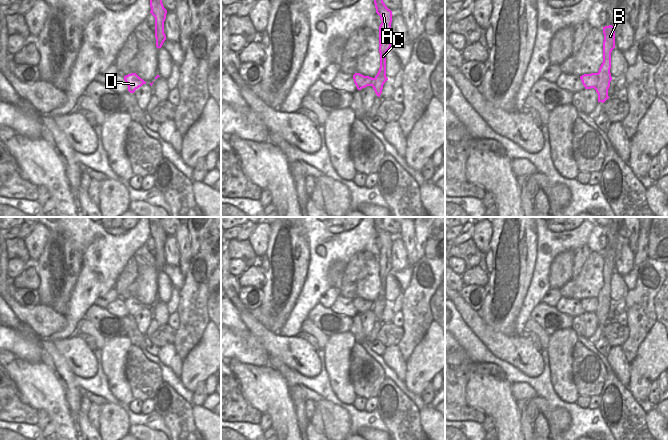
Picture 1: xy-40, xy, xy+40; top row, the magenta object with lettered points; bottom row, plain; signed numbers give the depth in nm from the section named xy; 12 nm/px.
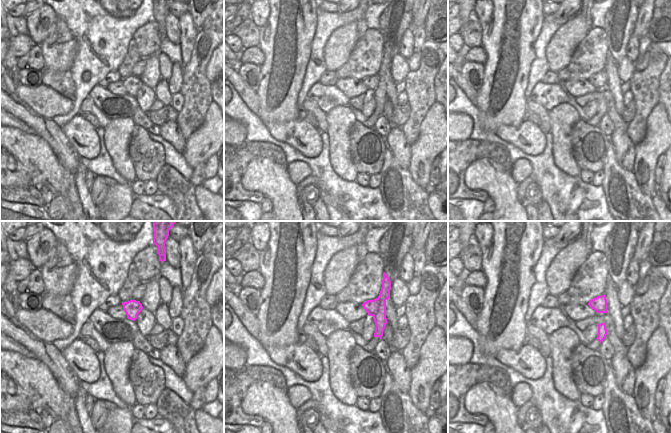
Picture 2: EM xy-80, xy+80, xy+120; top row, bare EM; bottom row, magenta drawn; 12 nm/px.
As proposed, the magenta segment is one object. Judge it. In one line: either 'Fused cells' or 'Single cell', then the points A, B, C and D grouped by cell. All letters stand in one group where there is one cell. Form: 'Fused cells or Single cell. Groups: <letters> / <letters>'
Fused cells. Groups: A B C / D.

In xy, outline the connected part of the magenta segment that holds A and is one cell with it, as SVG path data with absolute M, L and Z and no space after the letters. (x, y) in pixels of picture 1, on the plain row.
M383 217L373 218L376 237L380 240L382 247L379 250L380 292L372 311L376 319L380 321L383 309L388 304L386 301L386 277L391 272L391 247L393 239L392 235L383 226Z

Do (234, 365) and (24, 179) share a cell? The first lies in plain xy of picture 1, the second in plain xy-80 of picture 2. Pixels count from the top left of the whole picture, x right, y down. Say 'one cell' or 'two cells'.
two cells

